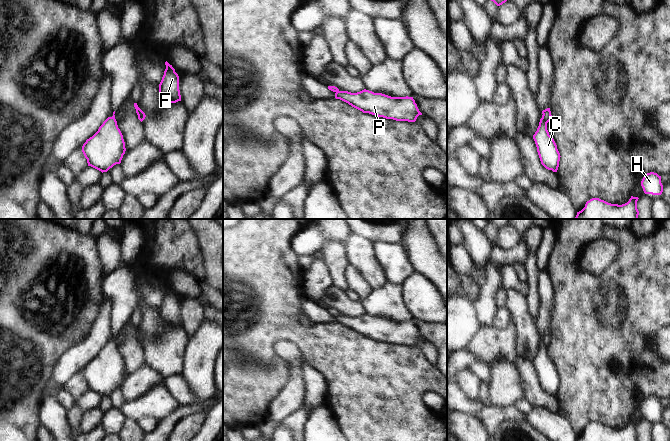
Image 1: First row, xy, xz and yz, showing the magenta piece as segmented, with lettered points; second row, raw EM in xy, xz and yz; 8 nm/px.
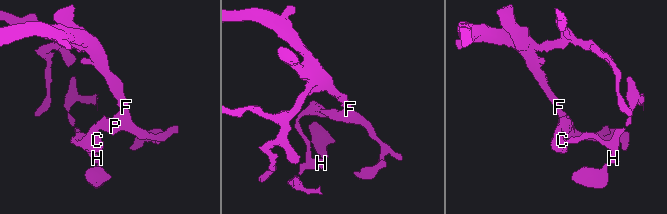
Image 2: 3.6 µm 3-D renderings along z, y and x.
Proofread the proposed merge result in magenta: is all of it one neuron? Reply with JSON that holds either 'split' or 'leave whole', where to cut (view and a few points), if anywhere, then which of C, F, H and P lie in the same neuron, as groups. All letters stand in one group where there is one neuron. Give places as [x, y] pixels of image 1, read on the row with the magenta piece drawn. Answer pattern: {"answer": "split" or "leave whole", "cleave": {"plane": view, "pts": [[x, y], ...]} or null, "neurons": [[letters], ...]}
{"answer": "split", "cleave": {"plane": "yz", "pts": [[541, 118], [546, 123]]}, "neurons": [["C", "H"], ["F", "P"]]}

